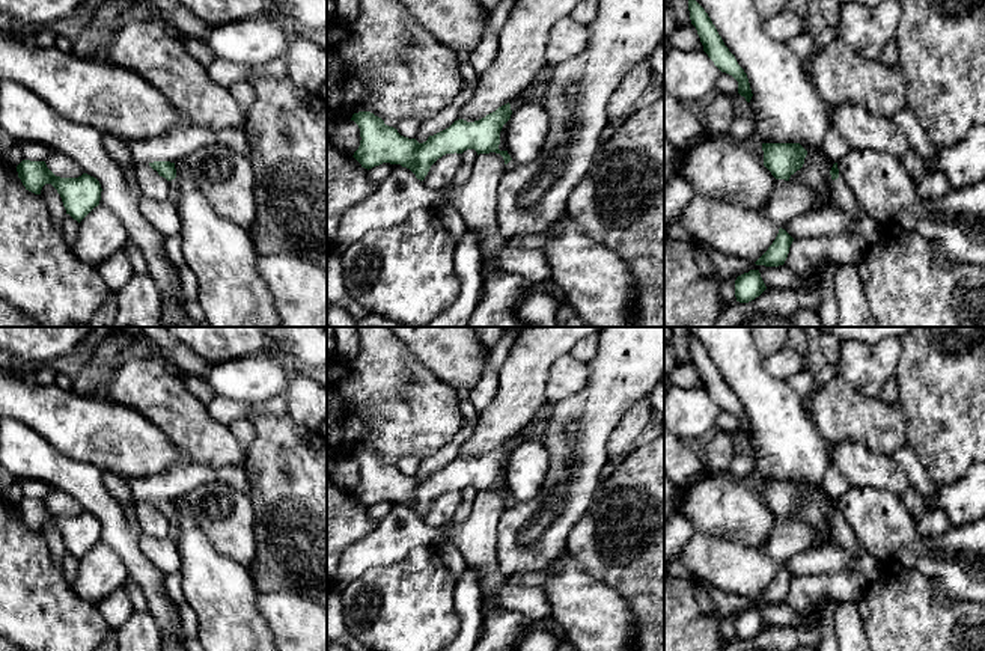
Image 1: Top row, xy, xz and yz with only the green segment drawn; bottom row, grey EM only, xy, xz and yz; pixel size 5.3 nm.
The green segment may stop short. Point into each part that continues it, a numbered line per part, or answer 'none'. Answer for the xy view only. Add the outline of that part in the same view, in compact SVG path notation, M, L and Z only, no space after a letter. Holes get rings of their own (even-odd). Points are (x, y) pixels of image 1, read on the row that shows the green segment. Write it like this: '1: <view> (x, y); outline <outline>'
1: xy (173, 184); outline M175 178L175 179L169 181L169 184L170 184L170 199L169 200L176 205L178 203L178 196L179 196L179 182Z

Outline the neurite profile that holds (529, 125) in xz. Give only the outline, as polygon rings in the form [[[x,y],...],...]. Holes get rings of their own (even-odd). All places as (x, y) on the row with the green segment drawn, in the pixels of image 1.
[[[526,102],[509,119],[508,154],[517,164],[529,164],[544,149],[550,134],[550,116],[541,102]]]

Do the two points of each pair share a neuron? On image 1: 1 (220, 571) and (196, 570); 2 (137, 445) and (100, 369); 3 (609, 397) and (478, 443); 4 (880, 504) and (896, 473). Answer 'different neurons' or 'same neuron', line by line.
1: same neuron
2: different neurons
3: different neurons
4: different neurons

